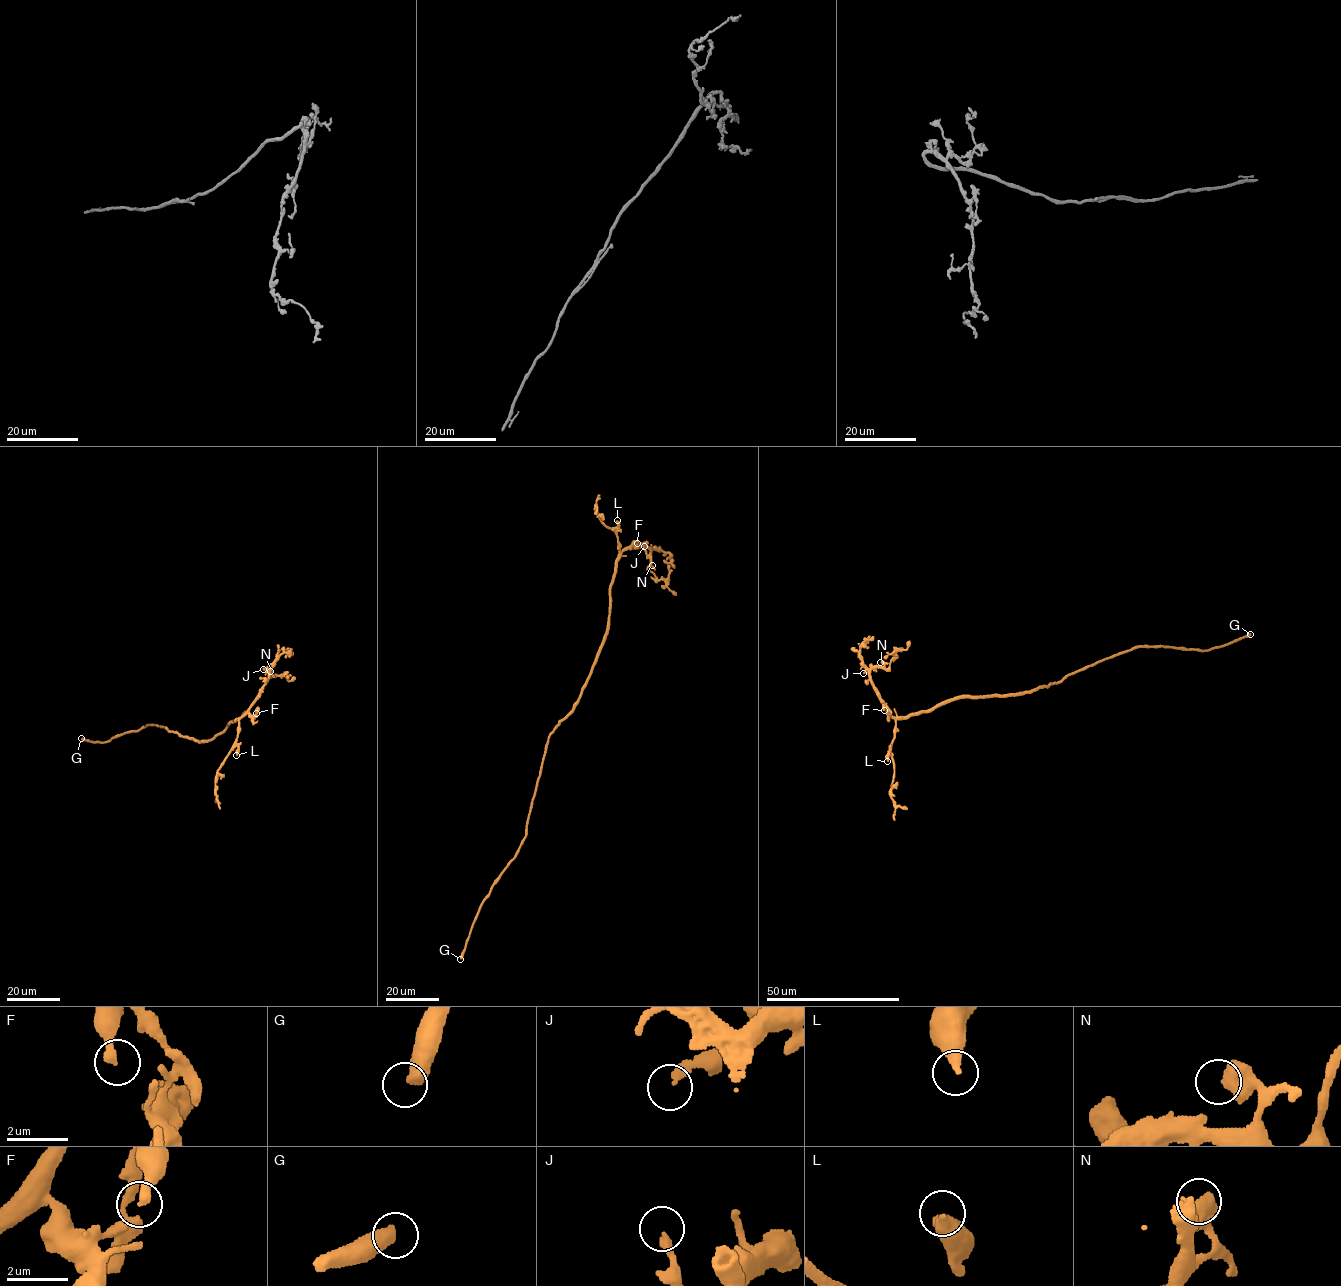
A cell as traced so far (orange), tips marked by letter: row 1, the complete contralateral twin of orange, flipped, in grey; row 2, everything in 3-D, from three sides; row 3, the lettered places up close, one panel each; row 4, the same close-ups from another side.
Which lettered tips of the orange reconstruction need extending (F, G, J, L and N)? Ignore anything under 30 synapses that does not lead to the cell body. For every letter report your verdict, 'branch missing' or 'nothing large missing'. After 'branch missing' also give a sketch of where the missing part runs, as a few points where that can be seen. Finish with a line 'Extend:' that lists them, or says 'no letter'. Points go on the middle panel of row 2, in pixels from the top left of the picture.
F: nothing large missing
G: nothing large missing
J: nothing large missing
L: nothing large missing
N: nothing large missing
Extend: no letter

